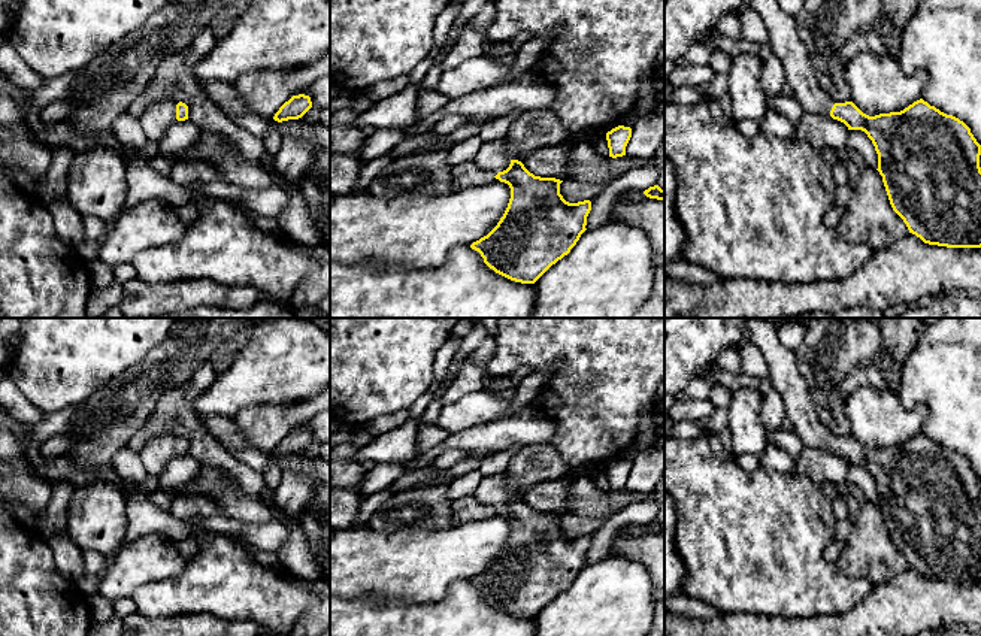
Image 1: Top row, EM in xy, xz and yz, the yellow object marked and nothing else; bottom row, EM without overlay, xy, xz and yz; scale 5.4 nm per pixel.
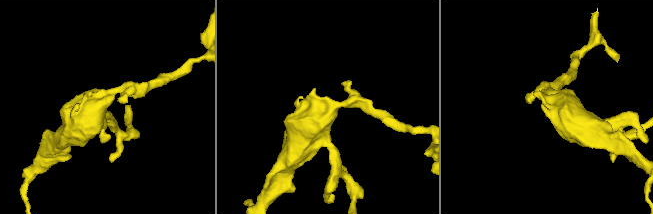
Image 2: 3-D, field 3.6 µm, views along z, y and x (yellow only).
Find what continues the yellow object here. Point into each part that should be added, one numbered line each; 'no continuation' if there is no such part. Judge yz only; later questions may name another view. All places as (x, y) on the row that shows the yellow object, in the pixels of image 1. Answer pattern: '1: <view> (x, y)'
1: yz (784, 41)

